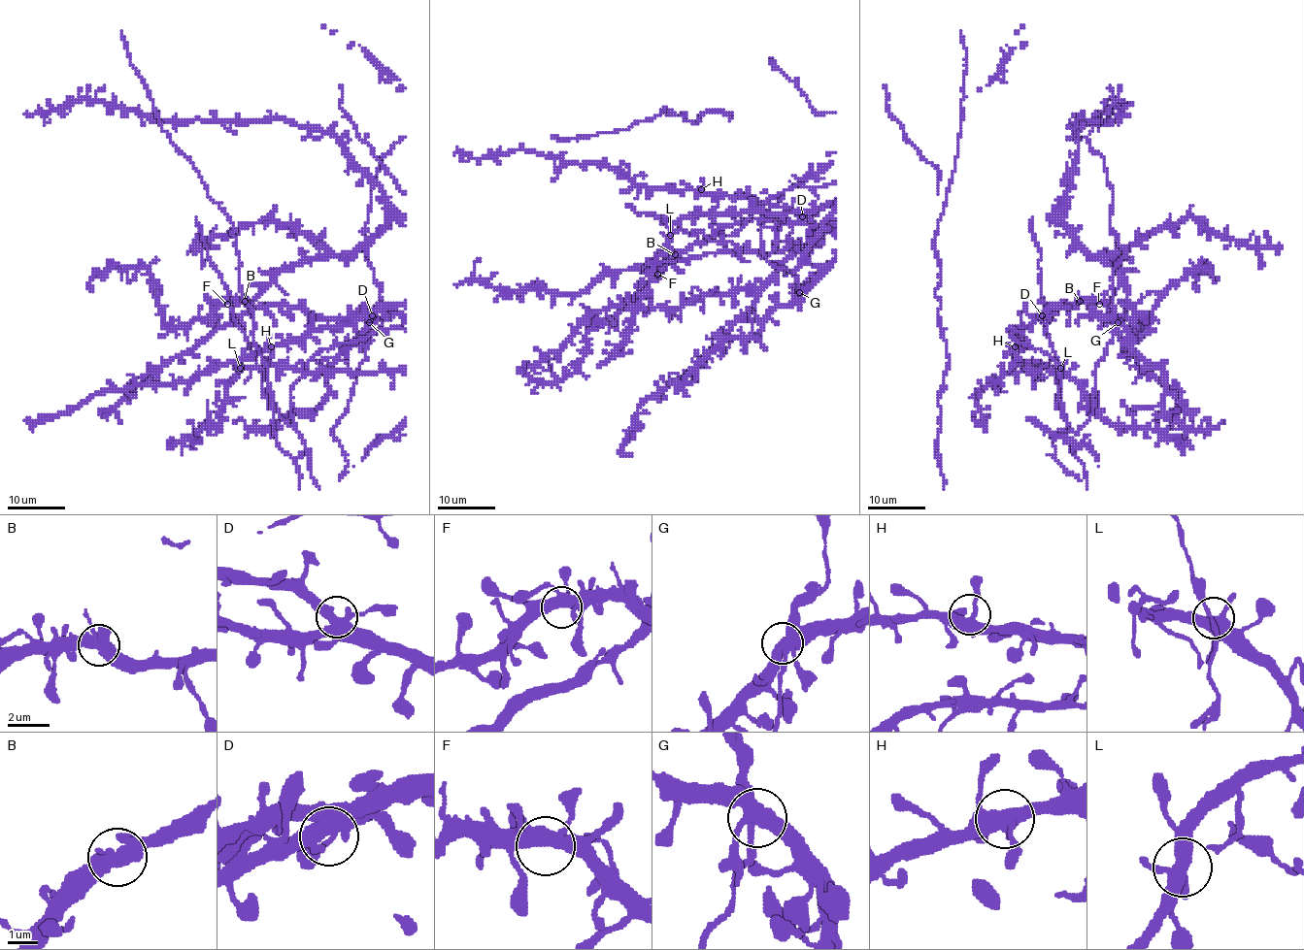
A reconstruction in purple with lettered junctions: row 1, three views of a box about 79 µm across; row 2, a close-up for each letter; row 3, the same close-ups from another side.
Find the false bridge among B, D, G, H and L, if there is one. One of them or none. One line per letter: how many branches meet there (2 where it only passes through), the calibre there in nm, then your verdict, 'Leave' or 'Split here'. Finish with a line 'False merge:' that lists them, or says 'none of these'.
B: Branches: 4. Thickness 440 nm. Leave
D: Branches: 4. Thickness 420 nm. Leave
G: Branches: 4. Thickness 440 nm. Leave
H: Branches: 4. Thickness 440 nm. Leave
L: Branches: 4. Thickness 420 nm. Leave
False merge: none of these

